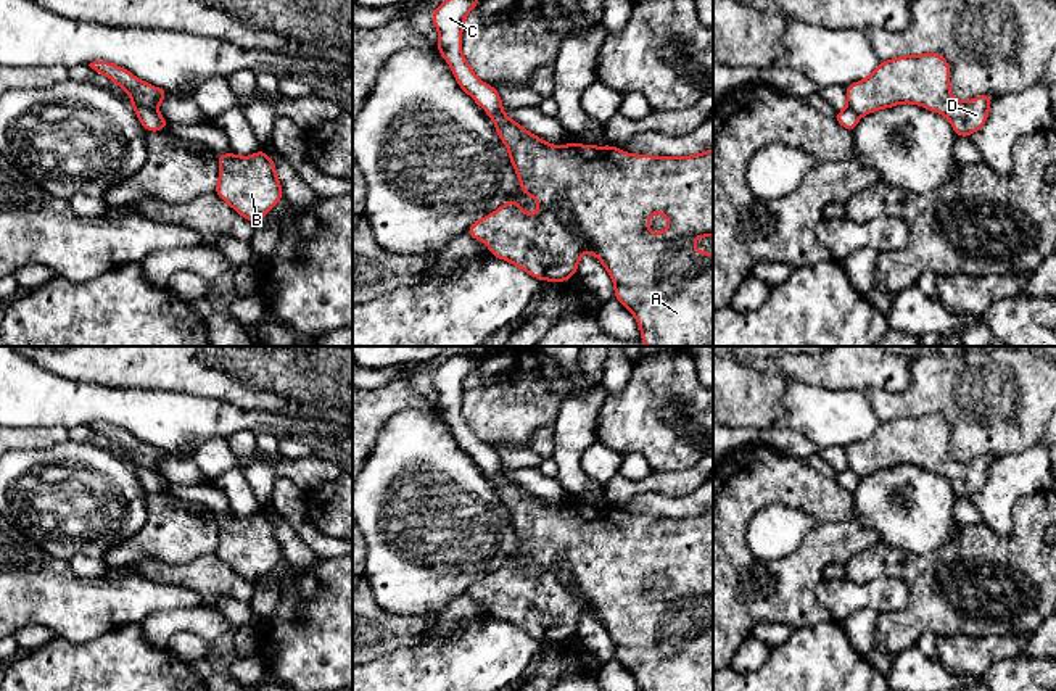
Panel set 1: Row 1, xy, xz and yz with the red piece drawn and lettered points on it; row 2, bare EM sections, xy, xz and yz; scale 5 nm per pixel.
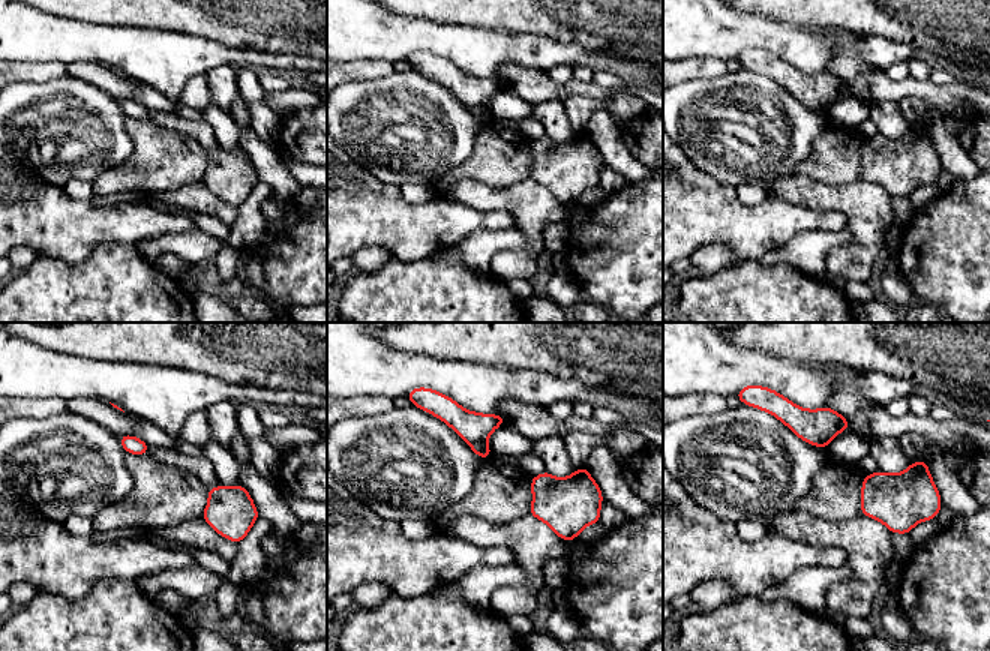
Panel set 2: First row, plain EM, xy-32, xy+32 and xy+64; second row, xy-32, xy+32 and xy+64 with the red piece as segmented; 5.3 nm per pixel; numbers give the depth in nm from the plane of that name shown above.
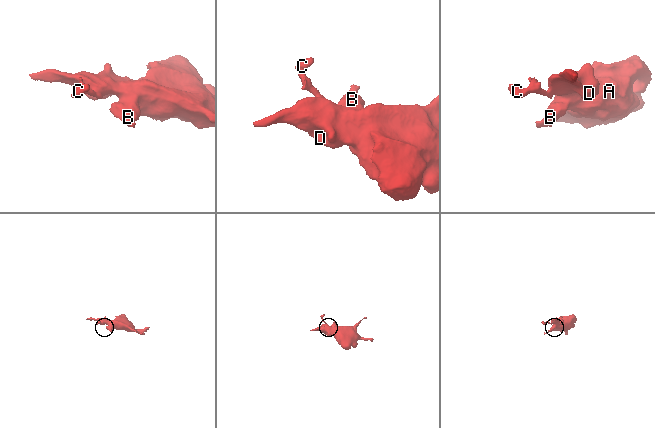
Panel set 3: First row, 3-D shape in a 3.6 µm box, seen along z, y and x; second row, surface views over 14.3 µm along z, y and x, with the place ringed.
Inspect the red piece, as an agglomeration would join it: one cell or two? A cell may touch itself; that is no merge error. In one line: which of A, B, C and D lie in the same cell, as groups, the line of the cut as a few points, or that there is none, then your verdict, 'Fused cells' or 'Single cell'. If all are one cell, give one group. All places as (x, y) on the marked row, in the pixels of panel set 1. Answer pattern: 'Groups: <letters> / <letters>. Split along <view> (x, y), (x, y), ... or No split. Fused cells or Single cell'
Groups: A B D / C. Split along xy (134, 107), (155, 110). Fused cells

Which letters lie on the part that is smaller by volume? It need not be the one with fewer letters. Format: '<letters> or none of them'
C

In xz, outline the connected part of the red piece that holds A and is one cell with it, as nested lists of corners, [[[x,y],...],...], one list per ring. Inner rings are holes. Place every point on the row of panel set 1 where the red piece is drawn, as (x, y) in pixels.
[[[517,122],[496,124],[496,132],[509,150],[512,166],[520,179],[520,188],[525,195],[533,197],[539,203],[538,214],[528,214],[520,208],[520,203],[512,198],[497,211],[473,222],[467,234],[475,240],[481,240],[489,246],[493,256],[505,259],[538,280],[567,282],[578,271],[581,254],[591,251],[608,271],[615,285],[615,300],[626,306],[641,325],[641,340],[647,346],[713,346],[713,253],[700,253],[691,242],[697,237],[713,237],[713,148],[700,155],[673,158],[673,156],[649,156],[625,153],[617,147],[592,147],[568,143],[555,147],[546,143],[539,137],[528,132]],[[654,213],[662,213],[670,219],[670,227],[662,234],[649,232],[649,217]]]

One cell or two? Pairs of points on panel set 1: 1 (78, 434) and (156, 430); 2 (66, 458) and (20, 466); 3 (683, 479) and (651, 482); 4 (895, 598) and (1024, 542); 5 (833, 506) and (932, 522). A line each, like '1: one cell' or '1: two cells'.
1: two cells
2: one cell
3: one cell
4: two cells
5: two cells

